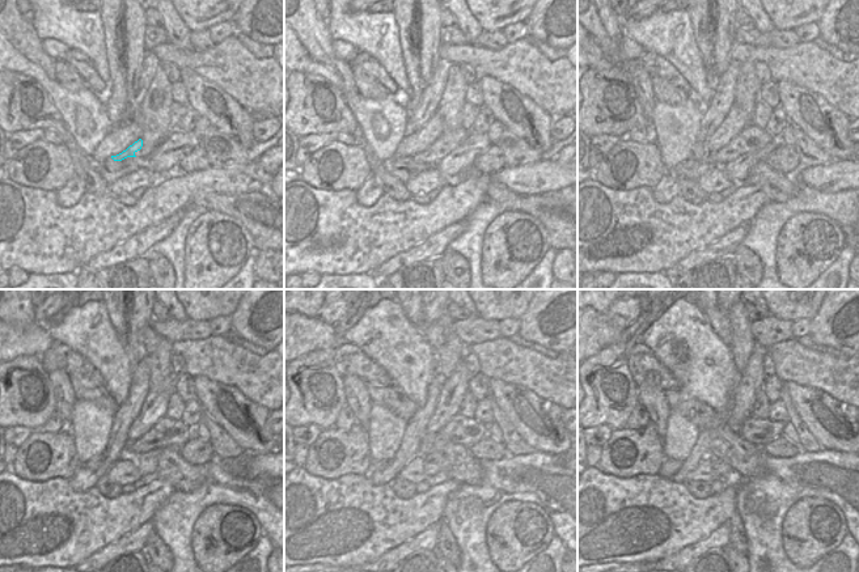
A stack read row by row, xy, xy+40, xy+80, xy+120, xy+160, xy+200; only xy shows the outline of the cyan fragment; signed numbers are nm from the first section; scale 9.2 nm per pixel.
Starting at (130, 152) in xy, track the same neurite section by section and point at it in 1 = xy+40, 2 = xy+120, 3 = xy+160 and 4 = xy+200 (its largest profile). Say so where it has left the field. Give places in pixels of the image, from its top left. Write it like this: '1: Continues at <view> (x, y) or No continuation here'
1: Continues at xy+40 (449, 140)
2: Continues at xy+120 (166, 432)
3: Continues at xy+160 (465, 431)
4: Continues at xy+200 (758, 432)

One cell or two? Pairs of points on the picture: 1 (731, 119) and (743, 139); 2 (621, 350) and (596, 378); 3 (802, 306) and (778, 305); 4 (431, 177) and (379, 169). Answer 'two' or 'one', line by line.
1: two
2: one
3: one
4: two

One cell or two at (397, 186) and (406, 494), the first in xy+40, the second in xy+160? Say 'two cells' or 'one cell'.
one cell

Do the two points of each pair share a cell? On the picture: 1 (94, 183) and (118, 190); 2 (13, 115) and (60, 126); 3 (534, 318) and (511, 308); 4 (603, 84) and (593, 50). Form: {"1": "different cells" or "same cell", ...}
{"1": "different cells", "2": "same cell", "3": "different cells", "4": "different cells"}

